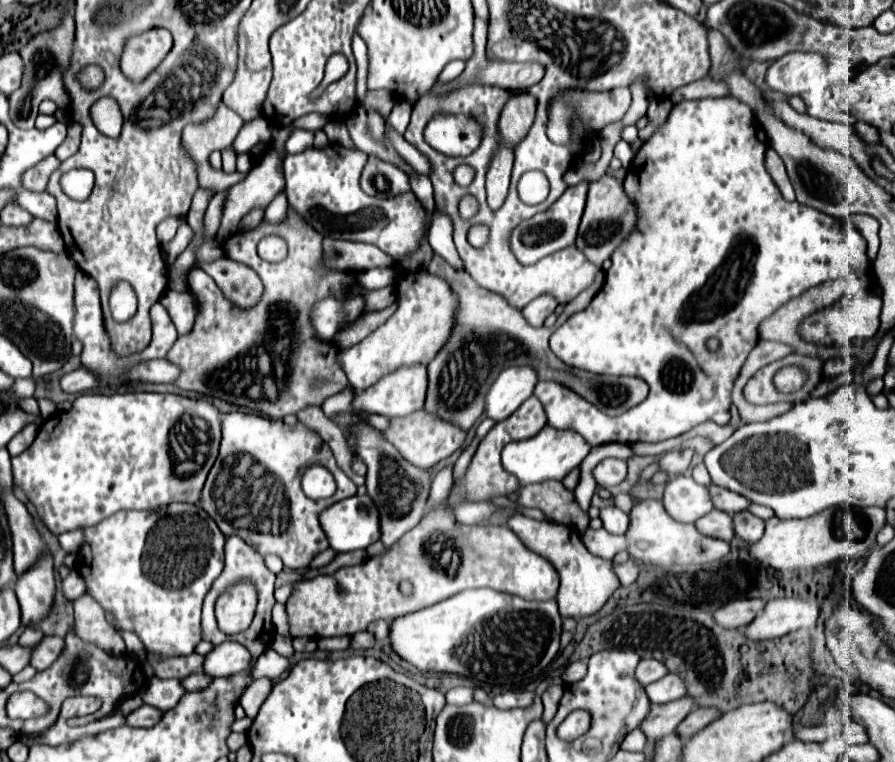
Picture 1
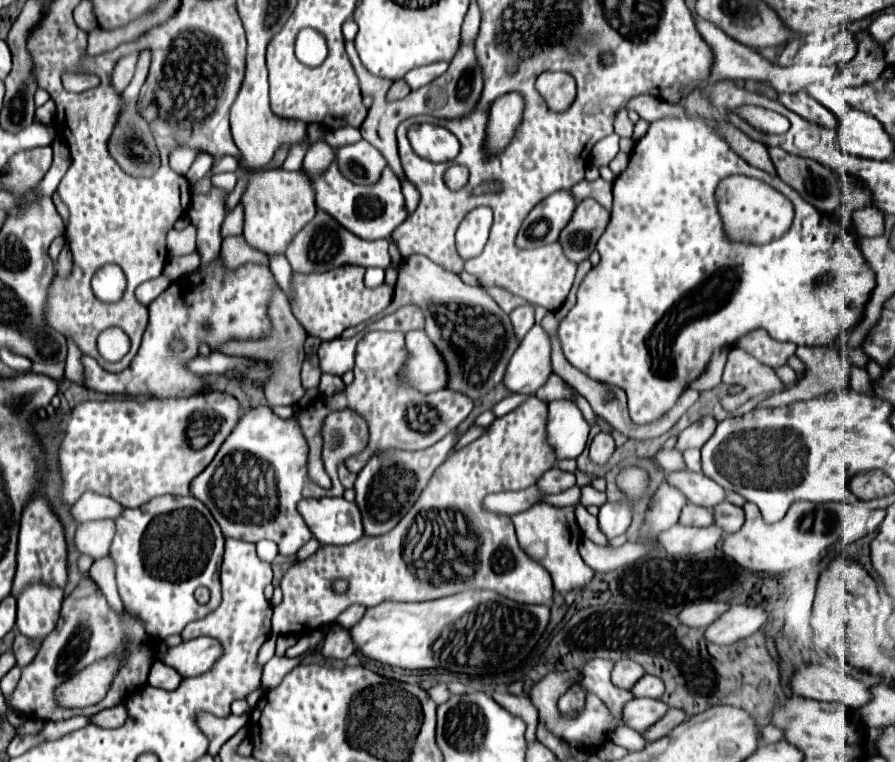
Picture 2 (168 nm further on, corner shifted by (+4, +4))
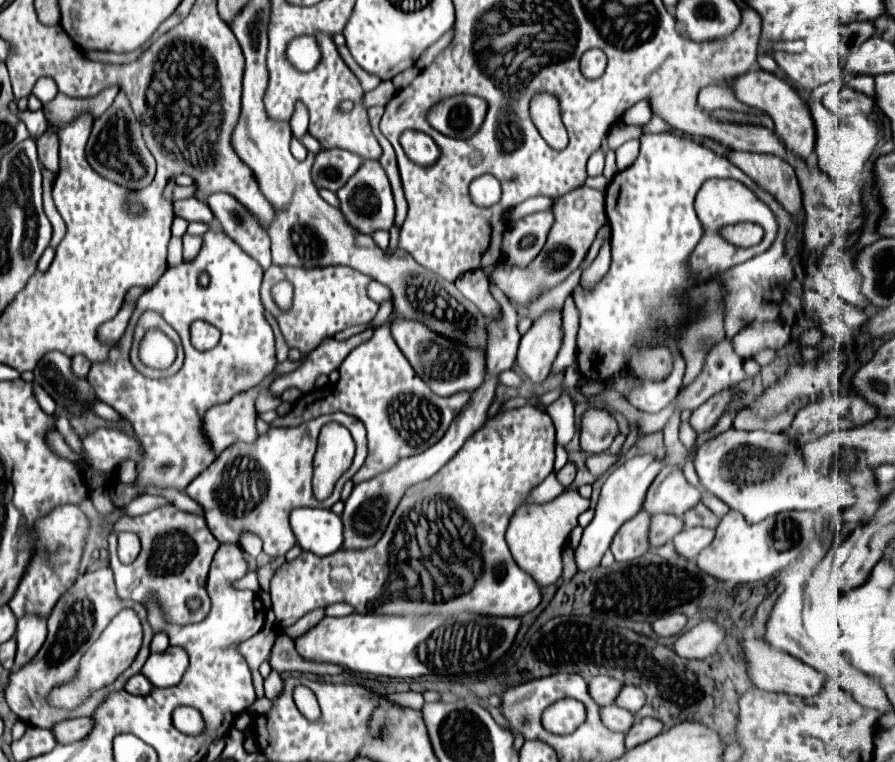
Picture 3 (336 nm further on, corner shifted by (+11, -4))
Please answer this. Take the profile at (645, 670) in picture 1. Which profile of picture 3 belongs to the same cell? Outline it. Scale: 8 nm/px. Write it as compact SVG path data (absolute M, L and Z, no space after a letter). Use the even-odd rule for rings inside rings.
M597 676L597 678L591 678L591 682L589 682L589 694L593 696L593 700L599 706L609 706L615 702L621 686L623 686L621 682L613 680L609 676Z

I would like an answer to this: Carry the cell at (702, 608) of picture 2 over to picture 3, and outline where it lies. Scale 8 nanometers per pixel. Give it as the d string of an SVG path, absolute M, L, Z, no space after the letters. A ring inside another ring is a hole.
M671 614L655 620L651 626L657 636L675 636L685 628L685 624L687 624L687 618L683 614Z

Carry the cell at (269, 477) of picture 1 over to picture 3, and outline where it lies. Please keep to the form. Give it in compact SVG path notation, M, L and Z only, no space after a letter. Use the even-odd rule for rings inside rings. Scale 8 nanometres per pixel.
M335 412L309 420L297 428L271 428L267 434L259 435L257 442L253 444L235 442L225 452L221 452L217 460L185 488L185 492L203 506L207 526L211 528L211 533L220 543L237 544L241 532L255 532L257 536L265 532L265 536L261 536L263 552L269 554L271 558L277 558L285 556L285 552L297 544L289 526L291 510L301 506L330 509L339 500L343 484L351 480L353 474L363 466L365 456L367 456L365 426L357 418L353 420L353 416L349 414ZM327 422L339 422L351 432L357 444L357 454L351 468L339 478L331 498L319 502L315 500L311 490L313 454L319 430ZM199 478L205 478L205 482L201 482L201 488L199 488Z

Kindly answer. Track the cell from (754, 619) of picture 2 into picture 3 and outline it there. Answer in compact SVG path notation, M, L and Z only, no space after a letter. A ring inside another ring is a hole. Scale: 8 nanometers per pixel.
M705 620L699 622L695 628L687 630L685 634L681 634L673 644L673 652L687 660L699 660L711 656L721 642L723 642L721 626L717 622Z

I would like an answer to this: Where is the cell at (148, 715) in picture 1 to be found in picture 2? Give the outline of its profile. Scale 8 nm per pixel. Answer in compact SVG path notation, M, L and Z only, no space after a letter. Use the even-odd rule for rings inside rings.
M120 704L116 708L108 708L108 710L94 714L92 724L98 724L100 728L118 728L126 722L126 718L128 718L128 710Z

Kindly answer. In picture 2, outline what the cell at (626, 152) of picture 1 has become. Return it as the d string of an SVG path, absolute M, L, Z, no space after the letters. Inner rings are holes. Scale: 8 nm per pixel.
M610 134L602 138L594 148L592 148L592 162L596 166L608 166L608 162L618 154L618 134Z

